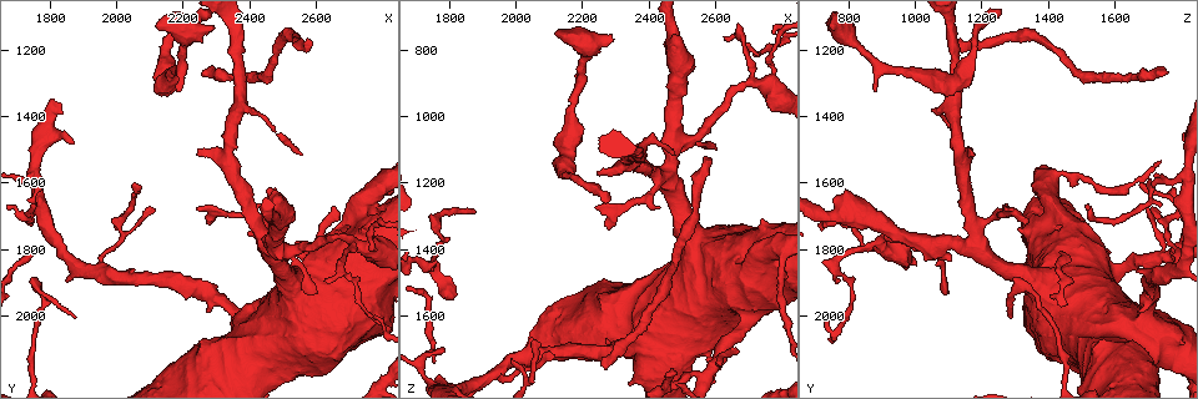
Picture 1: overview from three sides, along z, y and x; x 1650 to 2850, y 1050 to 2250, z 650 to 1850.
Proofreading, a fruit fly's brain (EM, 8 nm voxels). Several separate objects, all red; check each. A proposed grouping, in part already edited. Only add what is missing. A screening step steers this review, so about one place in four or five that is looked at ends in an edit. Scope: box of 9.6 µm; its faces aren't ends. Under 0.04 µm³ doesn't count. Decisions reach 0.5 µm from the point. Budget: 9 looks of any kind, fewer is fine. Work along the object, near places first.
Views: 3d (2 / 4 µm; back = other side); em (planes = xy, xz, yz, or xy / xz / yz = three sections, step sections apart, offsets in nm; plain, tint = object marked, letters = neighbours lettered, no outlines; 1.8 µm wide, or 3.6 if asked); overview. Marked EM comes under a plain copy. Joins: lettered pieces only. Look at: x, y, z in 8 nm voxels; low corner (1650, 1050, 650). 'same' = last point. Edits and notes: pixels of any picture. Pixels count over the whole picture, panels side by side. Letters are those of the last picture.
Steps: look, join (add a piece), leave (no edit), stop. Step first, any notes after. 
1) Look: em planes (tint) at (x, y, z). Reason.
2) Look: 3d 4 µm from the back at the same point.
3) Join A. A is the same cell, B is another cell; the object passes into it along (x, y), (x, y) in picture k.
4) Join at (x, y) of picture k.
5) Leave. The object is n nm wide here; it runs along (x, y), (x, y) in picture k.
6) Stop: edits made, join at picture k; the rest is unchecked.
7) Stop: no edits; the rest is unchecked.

Look: 3d 2 µm at (2570, 1190, 1130). Branch stops here.

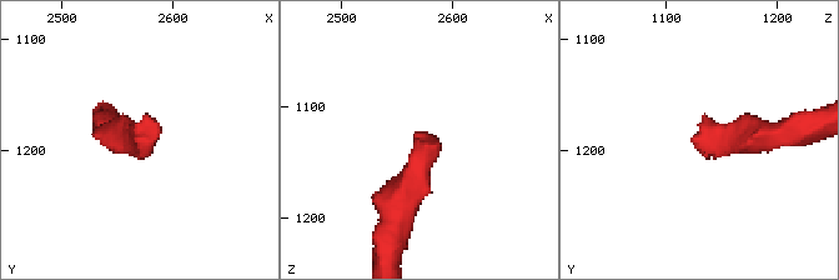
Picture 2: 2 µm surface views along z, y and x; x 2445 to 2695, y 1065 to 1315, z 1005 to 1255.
Look: em planes (letters) at (2570, 1190, 1120).

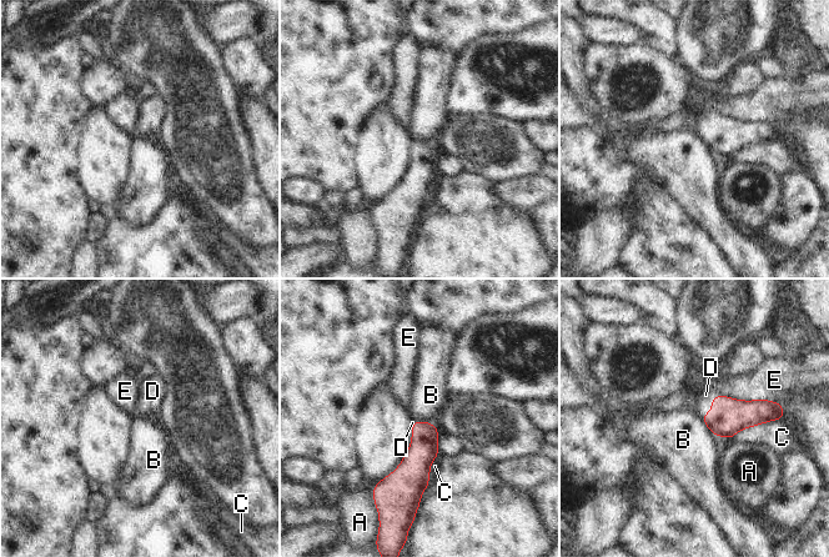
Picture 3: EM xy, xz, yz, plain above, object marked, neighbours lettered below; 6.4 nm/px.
Join D. The longest contact is with C, 320 nm; D is the same cell, A, B, C and E are other cells; it goes on there.

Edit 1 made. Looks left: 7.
Look: overview. See it whole again.

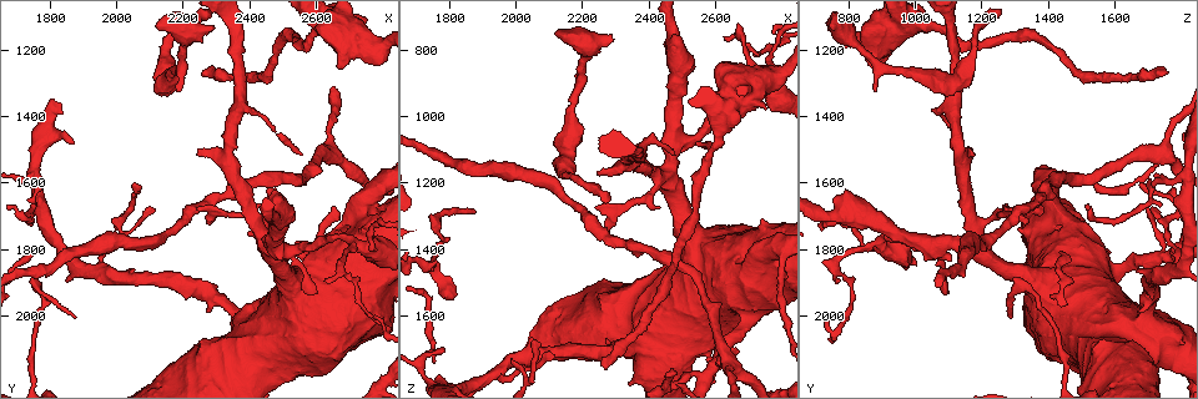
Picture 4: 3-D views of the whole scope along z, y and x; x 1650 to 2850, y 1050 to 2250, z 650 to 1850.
Look: em xy step 16 (tint) at (2260, 1270, 1760). Branch stops here.

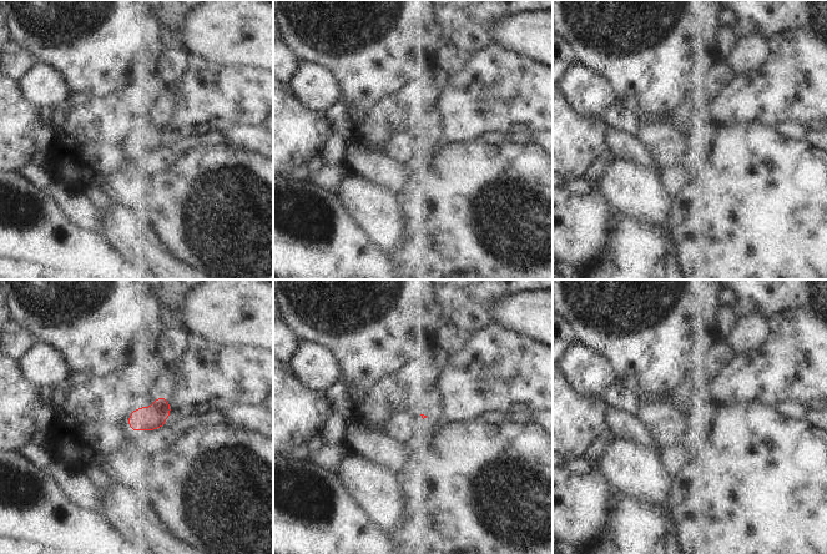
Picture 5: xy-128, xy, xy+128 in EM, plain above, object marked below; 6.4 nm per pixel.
Look: em planes (letters) at the same point. Cut it another way.

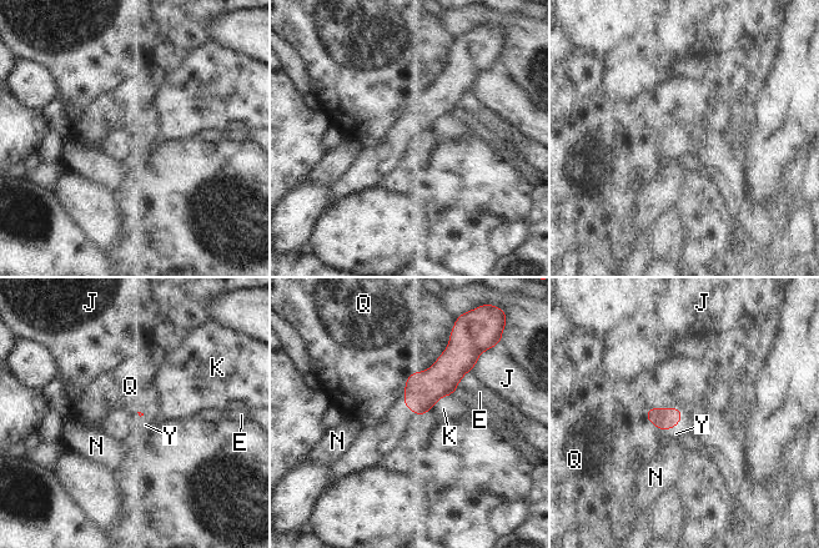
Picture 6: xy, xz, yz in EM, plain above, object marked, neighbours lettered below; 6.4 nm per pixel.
Leave. E, J, K, N, Q and Y are other cells; a border runs along (431, 408), (418, 416) in picture 6; none of them fits.

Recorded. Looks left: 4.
Look: 3d 2 µm at (2650, 1670, 1700). Tapers out.

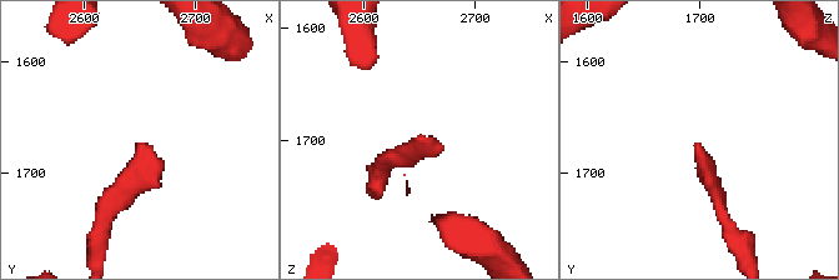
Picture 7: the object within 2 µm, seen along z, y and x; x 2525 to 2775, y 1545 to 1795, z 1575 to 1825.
Look: em xy step 4 (tint) at (2654, 1672, 1696). Need the tissue.

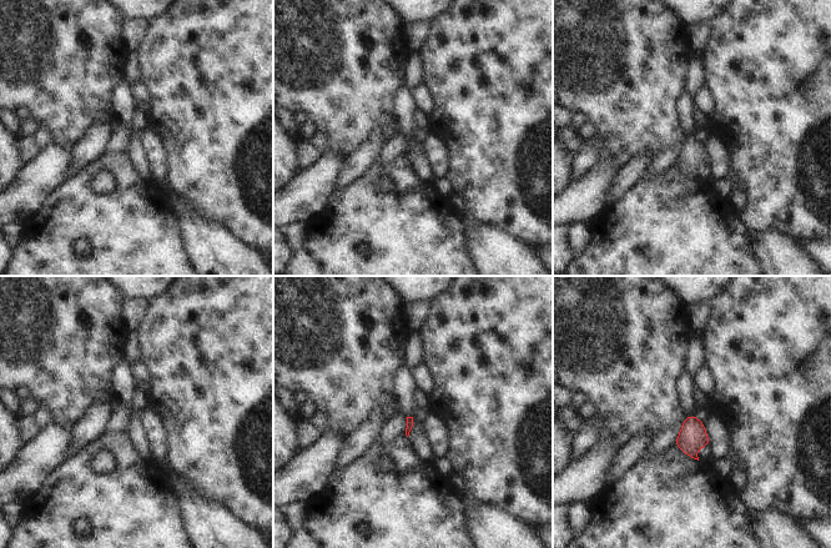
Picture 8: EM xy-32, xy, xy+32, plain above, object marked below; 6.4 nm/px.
Look: em xy step 4 (letters) at the same point.

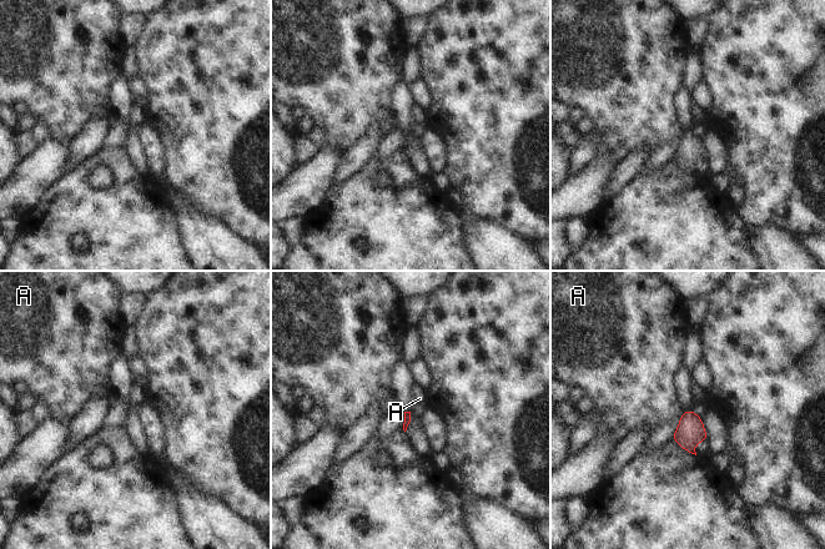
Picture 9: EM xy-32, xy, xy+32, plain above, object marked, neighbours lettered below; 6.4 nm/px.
Leave. A is another cell; none of them fits.

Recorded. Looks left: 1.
Look: em 3.6 µm planes (letters) at (2280, 1130, 750).

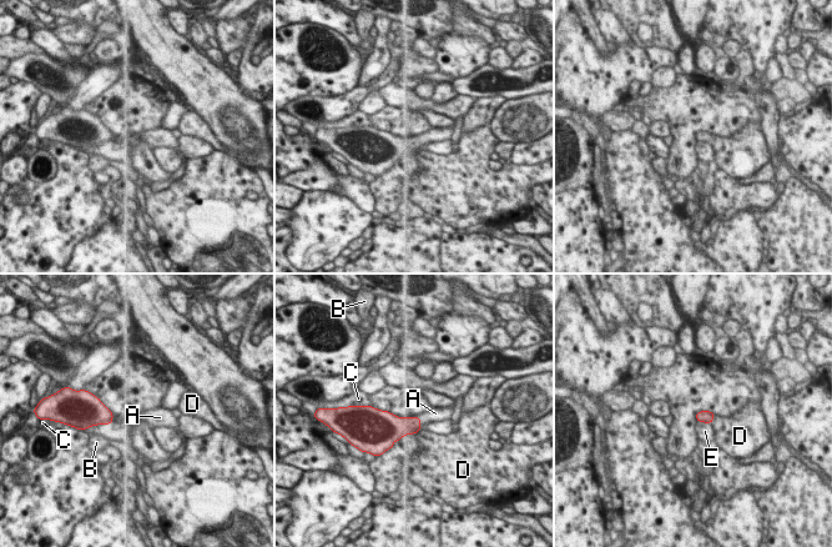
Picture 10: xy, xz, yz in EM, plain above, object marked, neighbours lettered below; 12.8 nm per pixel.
Join A. A is the same cell, B, C, D and E are other cells; the object passes into it along (401, 426), (419, 422), (435, 413) in picture 10; it goes on there.

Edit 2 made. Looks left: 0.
Stop: edits made, join at picture 3, join at picture 10; the rest is unchecked.

